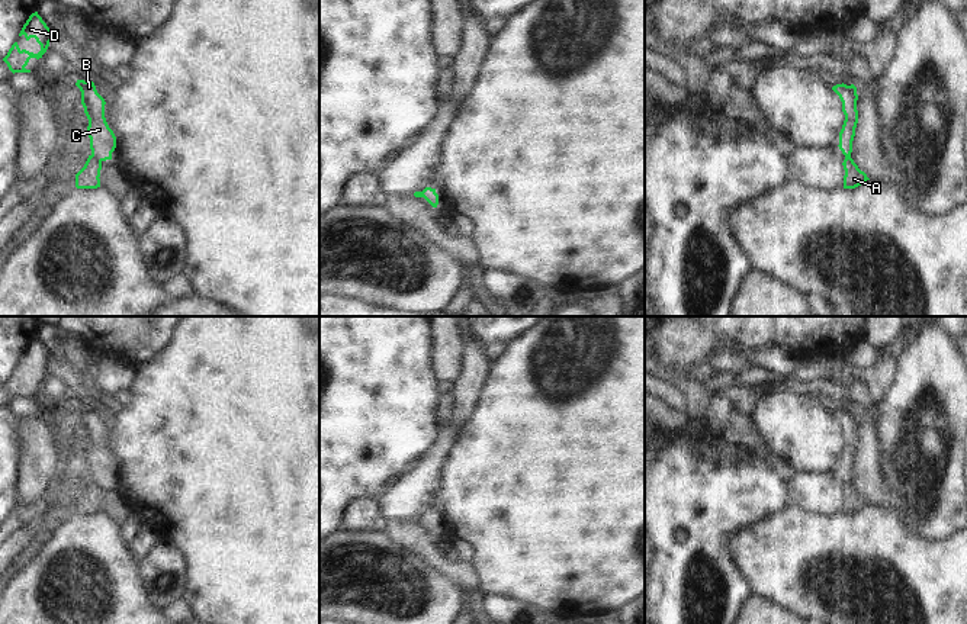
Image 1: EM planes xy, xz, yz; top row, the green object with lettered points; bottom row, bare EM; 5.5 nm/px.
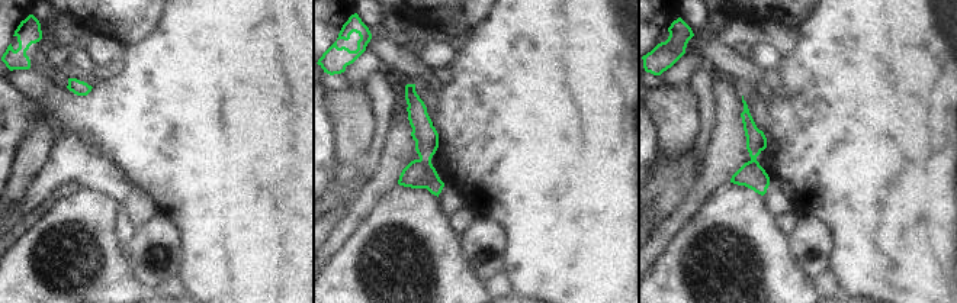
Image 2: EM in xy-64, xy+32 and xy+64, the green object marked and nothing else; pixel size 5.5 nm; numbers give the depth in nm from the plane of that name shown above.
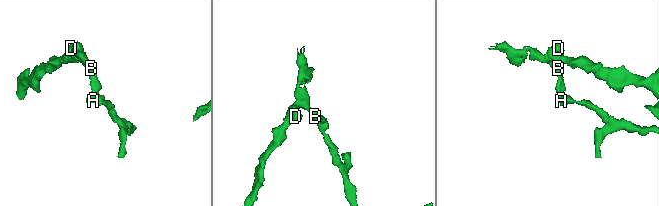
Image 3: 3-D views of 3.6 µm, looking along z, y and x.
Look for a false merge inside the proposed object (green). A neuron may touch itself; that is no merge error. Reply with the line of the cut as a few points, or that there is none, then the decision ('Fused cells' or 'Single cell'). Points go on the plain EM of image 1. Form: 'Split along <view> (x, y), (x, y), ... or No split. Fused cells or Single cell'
Split along xy (92, 478), (102, 485). Fused cells

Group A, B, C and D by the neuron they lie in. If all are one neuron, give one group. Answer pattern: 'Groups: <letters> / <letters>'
Groups: A / B C D

